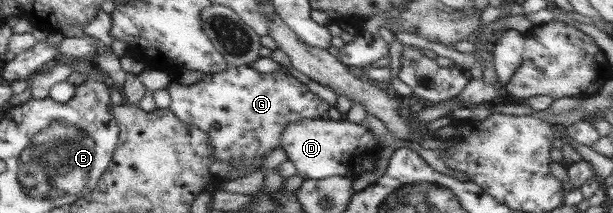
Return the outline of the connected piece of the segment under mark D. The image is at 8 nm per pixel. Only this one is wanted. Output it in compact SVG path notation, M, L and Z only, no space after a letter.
M299 119L287 123L279 135L279 147L287 154L296 169L296 174L304 179L325 179L333 175L354 180L375 169L381 144L364 126L364 123L348 122L345 119L323 120Z

